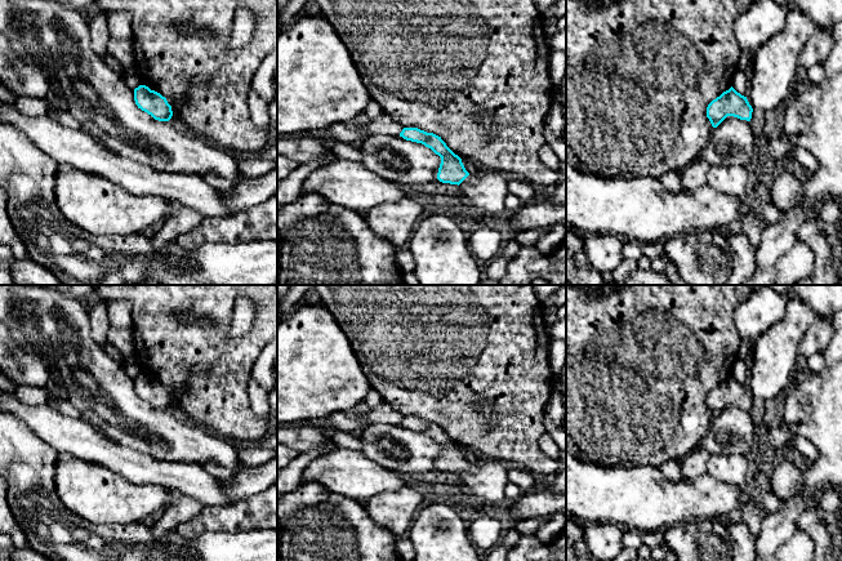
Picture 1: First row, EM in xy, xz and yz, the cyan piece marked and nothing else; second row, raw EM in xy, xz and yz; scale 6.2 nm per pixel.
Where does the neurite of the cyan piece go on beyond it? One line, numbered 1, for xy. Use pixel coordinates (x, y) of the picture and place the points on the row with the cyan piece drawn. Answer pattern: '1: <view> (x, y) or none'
1: none

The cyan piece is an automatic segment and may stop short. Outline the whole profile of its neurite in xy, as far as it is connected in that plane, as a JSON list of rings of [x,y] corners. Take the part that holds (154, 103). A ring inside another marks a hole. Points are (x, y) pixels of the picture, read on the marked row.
[[[146,85],[134,89],[134,101],[138,108],[151,115],[155,120],[169,121],[173,116],[171,106],[160,93]]]

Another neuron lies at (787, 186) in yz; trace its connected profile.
[[[779,166],[771,179],[770,195],[772,204],[783,214],[790,212],[803,190],[803,181],[798,174],[785,166]]]

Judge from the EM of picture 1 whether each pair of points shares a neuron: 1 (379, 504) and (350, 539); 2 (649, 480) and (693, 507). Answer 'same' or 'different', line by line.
1: different
2: same

